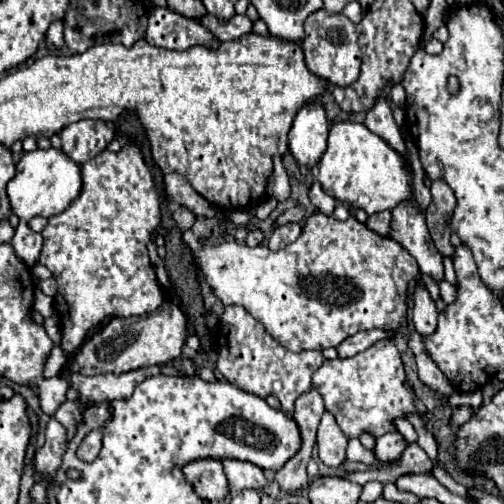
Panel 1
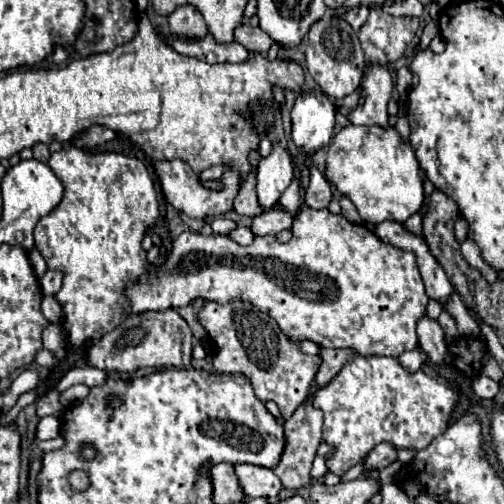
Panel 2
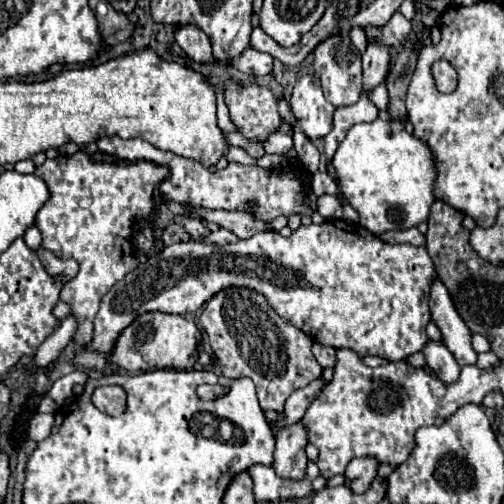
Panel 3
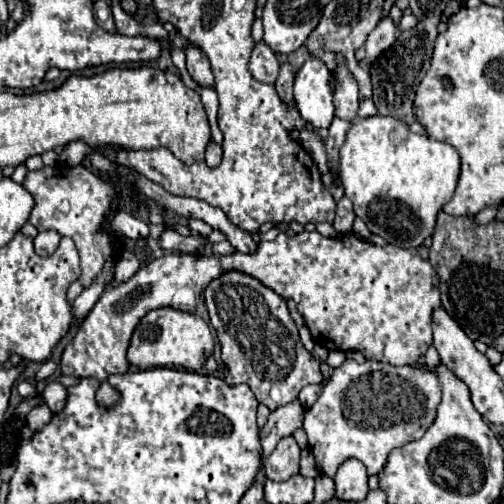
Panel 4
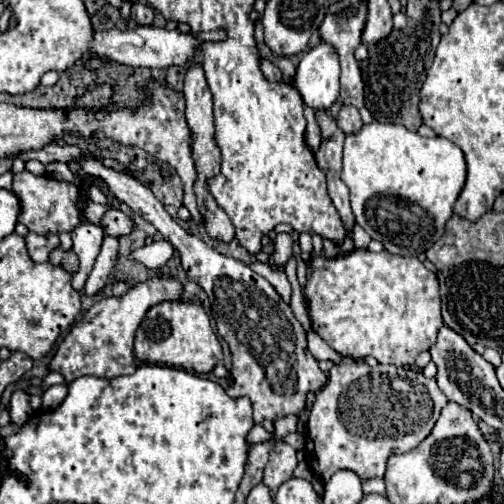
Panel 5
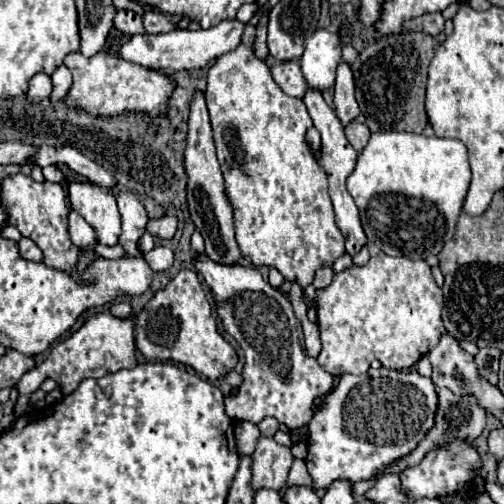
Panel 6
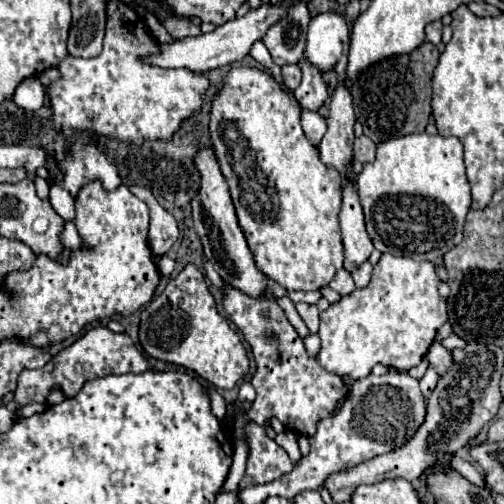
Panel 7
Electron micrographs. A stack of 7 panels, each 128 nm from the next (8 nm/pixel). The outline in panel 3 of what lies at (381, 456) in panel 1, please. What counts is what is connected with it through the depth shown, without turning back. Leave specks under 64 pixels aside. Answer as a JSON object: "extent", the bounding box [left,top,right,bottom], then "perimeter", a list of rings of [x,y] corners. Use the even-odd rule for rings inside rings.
{"extent":[346,456,380,494],"perimeter":[[[374,456],[354,458],[346,468],[346,486],[350,486],[356,494],[366,492],[370,482],[378,474],[378,466],[380,466],[380,462]]]}

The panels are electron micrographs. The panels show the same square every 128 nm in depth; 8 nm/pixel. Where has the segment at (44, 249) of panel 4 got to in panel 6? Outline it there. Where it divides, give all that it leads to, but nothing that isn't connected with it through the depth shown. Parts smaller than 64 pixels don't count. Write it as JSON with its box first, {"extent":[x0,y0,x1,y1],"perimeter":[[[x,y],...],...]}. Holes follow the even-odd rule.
{"extent":[18,238,42,262],"perimeter":[[[22,238],[18,242],[18,246],[20,246],[20,256],[22,258],[26,258],[30,262],[42,262],[42,250],[30,238]]]}

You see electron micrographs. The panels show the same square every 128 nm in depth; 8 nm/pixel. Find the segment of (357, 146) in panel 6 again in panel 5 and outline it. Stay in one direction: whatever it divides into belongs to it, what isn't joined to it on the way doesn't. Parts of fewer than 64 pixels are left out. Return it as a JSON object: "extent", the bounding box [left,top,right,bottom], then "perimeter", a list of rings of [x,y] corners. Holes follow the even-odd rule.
{"extent":[336,104,362,134],"perimeter":[[[342,104],[336,116],[336,124],[342,132],[350,134],[350,132],[358,132],[362,128],[362,120],[358,114],[358,108],[350,106],[350,104]]]}

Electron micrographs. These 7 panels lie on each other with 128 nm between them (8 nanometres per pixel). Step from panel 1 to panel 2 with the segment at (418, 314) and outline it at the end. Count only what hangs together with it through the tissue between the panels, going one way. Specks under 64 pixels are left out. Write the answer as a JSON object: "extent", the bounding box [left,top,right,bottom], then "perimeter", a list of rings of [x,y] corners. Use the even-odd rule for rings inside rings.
{"extent":[416,314,446,364],"perimeter":[[[424,314],[418,320],[416,334],[420,348],[430,356],[430,360],[434,364],[446,364],[446,338],[440,324]]]}

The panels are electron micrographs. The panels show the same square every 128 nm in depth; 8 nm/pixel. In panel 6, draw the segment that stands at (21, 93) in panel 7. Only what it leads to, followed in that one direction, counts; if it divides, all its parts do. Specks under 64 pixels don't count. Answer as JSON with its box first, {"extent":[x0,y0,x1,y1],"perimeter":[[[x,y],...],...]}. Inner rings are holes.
{"extent":[28,74,52,102],"perimeter":[[[36,74],[32,80],[30,80],[30,88],[28,88],[28,98],[38,102],[38,100],[44,100],[48,98],[52,92],[52,80],[48,74]]]}

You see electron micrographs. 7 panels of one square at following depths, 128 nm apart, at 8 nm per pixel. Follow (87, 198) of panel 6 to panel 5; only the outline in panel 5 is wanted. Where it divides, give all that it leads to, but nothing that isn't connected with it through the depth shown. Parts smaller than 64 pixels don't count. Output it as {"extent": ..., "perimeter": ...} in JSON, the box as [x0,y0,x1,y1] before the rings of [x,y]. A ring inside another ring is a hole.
{"extent":[84,200,118,296],"perimeter":[[[86,200],[86,204],[84,204],[84,216],[86,216],[86,220],[92,222],[92,224],[96,224],[96,226],[100,226],[100,220],[106,214],[106,210],[108,210],[108,206],[96,204],[92,200]],[[106,236],[102,250],[96,258],[96,264],[94,264],[94,268],[86,280],[86,286],[84,286],[86,296],[96,296],[106,286],[108,276],[112,274],[112,268],[116,264],[116,258],[118,258],[118,240]]]}

